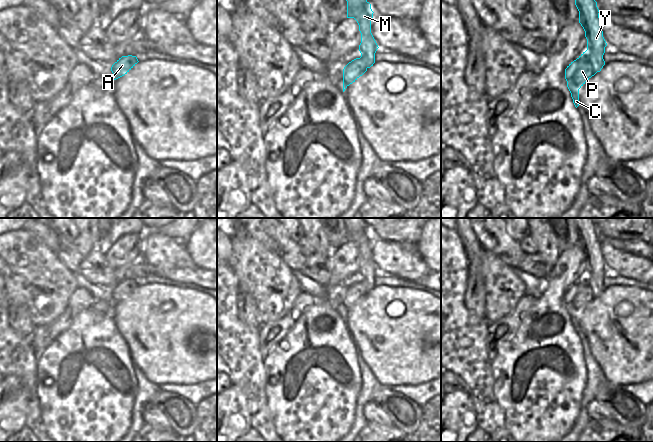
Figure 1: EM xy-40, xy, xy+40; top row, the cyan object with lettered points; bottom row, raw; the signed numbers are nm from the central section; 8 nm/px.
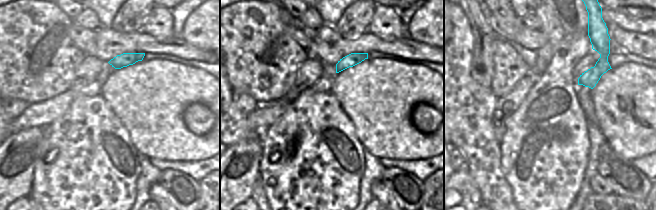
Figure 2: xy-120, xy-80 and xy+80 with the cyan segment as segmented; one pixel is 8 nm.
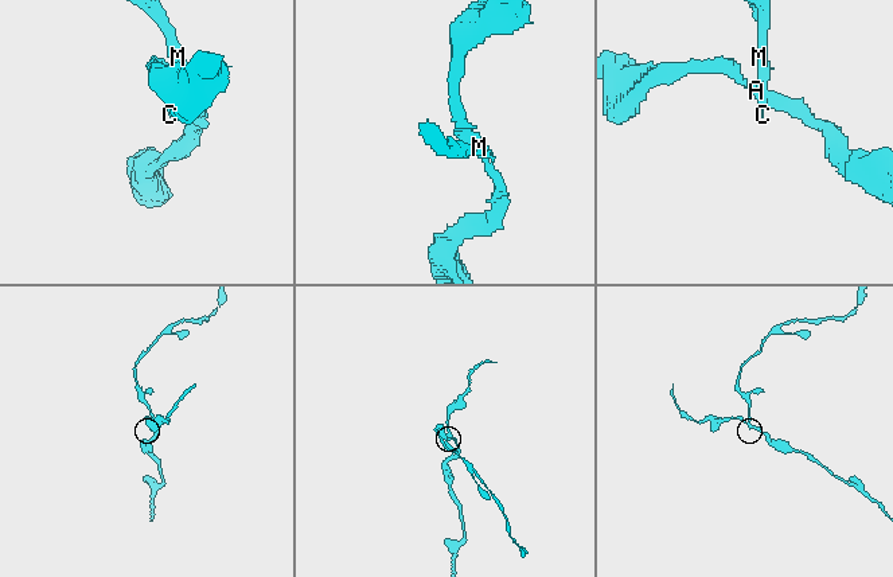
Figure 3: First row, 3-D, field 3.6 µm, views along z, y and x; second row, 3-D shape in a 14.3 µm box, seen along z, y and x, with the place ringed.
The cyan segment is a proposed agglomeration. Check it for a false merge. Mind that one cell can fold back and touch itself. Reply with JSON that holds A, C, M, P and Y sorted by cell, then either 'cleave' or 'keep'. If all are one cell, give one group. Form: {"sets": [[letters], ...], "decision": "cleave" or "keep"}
{"sets": [["A", "C", "P"], ["M", "Y"]], "decision": "cleave"}

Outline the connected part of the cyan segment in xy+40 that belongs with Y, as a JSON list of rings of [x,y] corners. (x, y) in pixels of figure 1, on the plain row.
[[[572,218],[579,235],[579,247],[585,255],[587,274],[591,283],[591,291],[600,296],[605,285],[603,279],[607,267],[603,261],[601,244],[597,226],[589,218]]]

